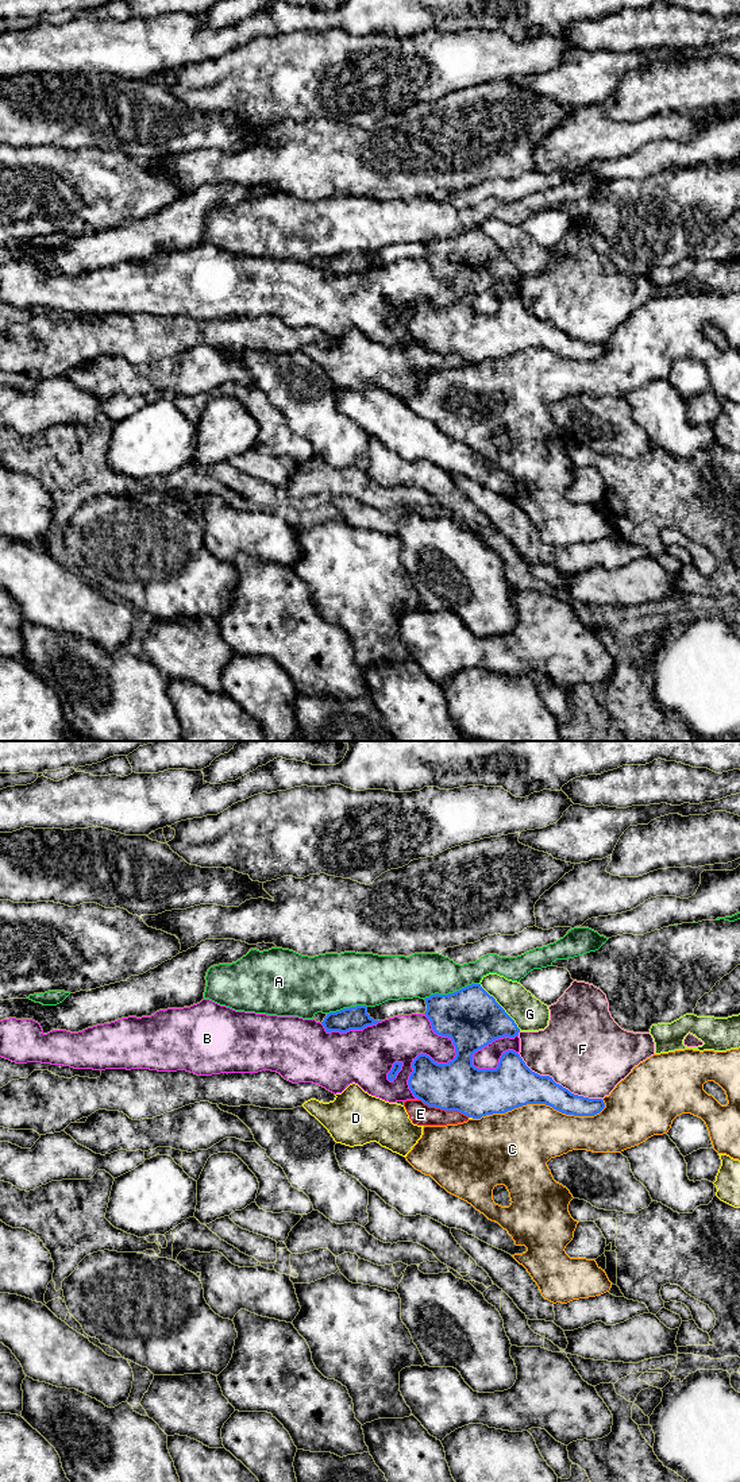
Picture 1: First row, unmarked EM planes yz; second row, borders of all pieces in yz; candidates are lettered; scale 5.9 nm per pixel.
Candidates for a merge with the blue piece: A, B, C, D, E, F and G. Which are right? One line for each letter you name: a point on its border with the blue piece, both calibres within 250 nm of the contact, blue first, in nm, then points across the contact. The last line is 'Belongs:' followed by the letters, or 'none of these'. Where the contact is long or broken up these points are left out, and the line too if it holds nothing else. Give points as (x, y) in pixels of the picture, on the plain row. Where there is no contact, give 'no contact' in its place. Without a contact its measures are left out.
Belongs: none of these

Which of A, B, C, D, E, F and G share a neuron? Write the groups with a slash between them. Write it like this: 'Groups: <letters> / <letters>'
Groups: A / B / C / D E / F / G

